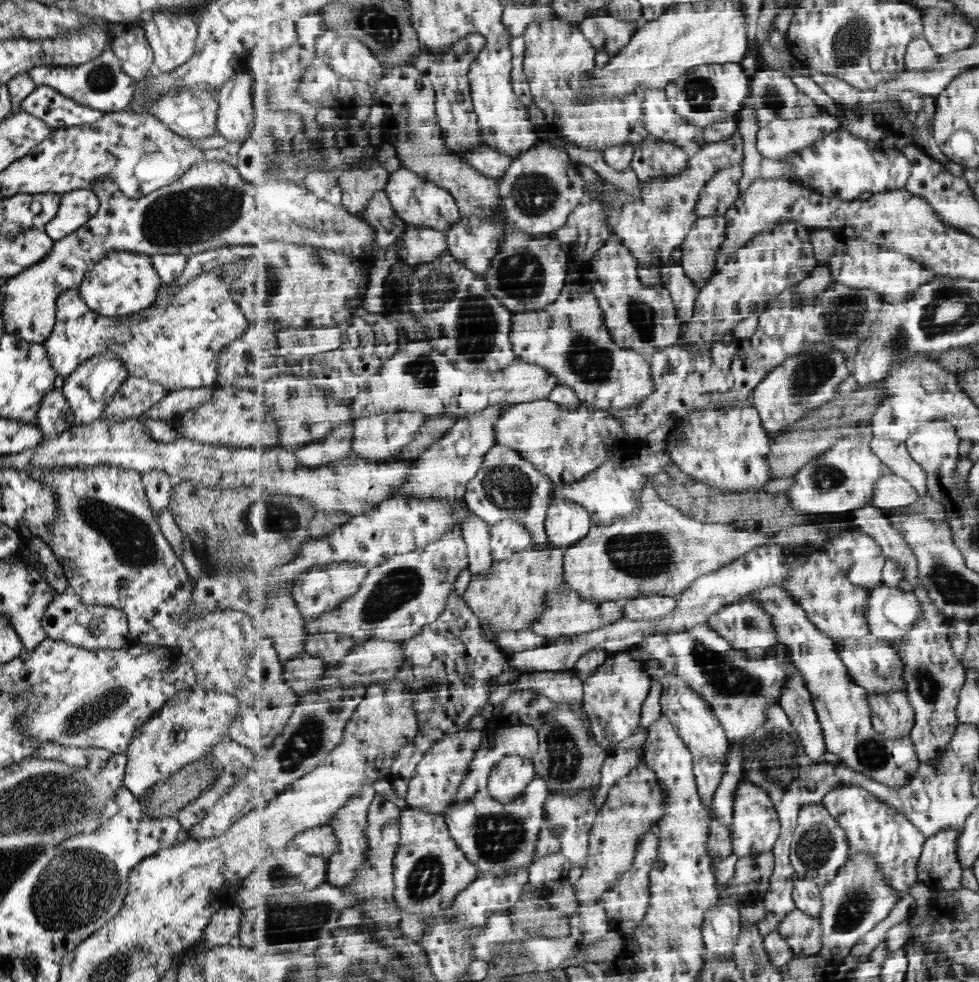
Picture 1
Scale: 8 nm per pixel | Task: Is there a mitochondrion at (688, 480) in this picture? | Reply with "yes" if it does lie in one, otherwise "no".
no

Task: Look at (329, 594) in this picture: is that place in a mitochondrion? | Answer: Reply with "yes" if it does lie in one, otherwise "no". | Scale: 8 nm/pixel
no

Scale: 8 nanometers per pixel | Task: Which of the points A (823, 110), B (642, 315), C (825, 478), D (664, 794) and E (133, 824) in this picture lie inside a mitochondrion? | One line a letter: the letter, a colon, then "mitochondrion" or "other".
A: other
B: mitochondrion
C: mitochondrion
D: other
E: other

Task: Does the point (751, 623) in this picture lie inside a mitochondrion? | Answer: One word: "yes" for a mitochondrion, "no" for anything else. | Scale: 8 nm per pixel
yes

